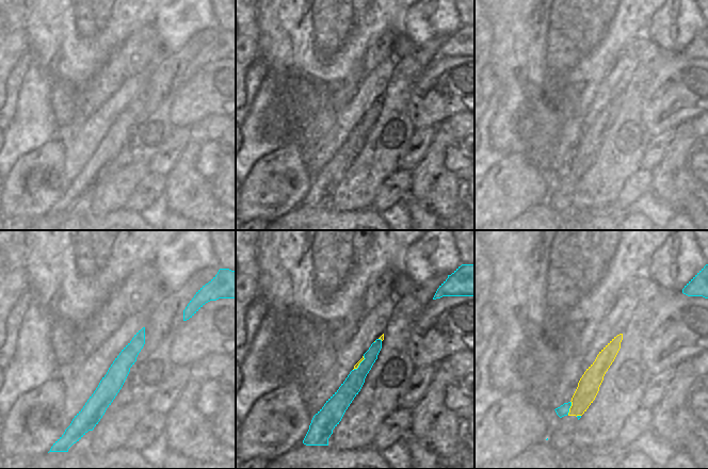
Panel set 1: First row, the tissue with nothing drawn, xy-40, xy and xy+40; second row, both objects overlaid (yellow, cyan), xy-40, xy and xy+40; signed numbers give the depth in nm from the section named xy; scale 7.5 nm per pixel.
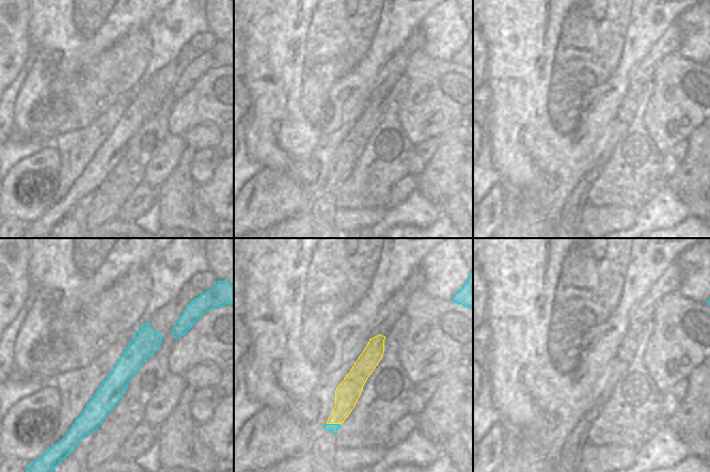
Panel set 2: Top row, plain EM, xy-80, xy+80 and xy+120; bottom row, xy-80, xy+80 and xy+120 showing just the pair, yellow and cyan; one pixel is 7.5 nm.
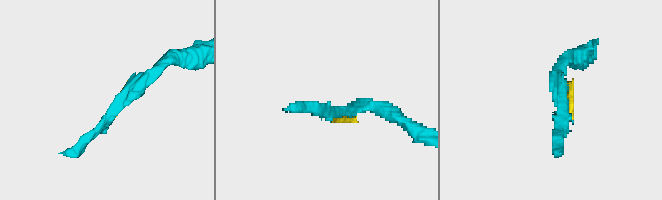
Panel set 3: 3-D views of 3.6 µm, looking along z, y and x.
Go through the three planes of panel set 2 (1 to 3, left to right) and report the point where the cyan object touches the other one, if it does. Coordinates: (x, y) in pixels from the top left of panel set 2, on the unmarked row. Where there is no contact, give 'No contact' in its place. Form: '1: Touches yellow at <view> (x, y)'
1: No contact
2: Touches yellow at xy+80 (334, 184)
3: No contact.

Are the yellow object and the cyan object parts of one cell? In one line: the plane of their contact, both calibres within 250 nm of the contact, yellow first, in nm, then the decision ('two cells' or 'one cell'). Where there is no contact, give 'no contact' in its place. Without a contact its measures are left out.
xy+40 | 160/80 nm | two cells

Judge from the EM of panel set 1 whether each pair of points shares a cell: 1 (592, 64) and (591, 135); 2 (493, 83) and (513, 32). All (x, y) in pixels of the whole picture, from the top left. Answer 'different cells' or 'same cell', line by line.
1: different cells
2: different cells

